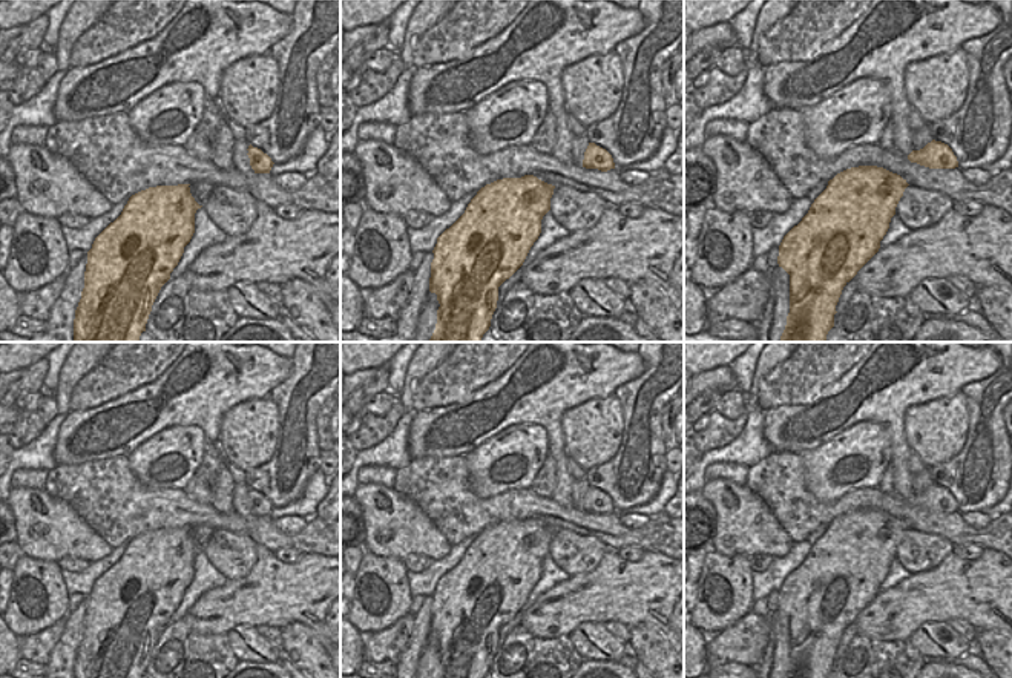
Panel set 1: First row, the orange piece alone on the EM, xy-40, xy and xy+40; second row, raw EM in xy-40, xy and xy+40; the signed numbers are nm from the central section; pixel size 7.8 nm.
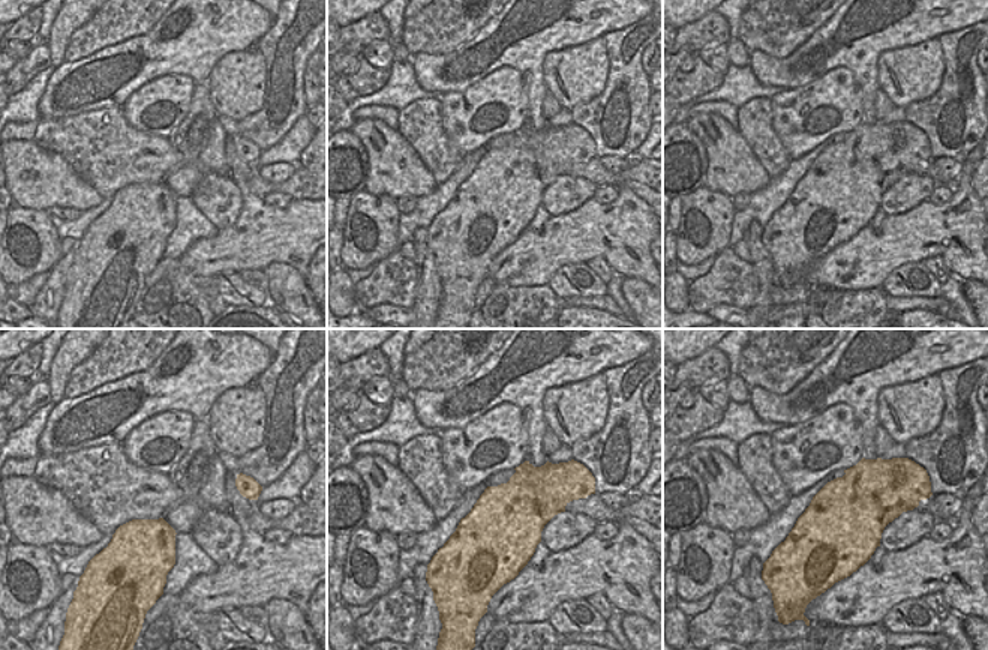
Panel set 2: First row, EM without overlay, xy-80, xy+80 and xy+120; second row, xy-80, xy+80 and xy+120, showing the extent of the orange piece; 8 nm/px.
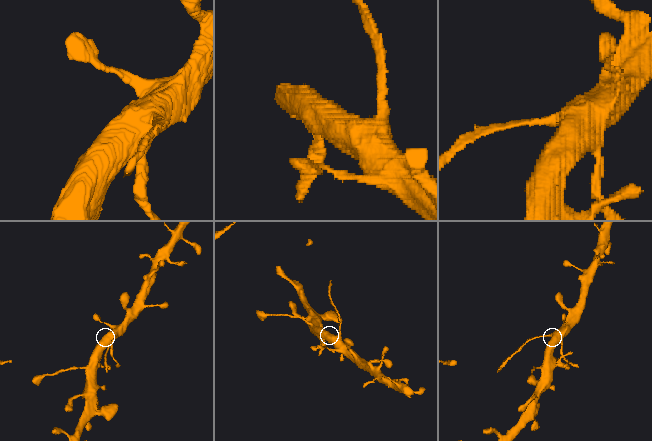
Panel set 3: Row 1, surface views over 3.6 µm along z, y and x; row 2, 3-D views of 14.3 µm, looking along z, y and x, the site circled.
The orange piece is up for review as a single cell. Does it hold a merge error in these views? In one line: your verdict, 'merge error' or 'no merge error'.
merge error

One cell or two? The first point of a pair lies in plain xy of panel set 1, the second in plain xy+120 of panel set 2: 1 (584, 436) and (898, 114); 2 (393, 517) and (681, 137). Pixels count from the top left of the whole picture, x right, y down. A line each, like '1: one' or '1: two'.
1: two
2: two

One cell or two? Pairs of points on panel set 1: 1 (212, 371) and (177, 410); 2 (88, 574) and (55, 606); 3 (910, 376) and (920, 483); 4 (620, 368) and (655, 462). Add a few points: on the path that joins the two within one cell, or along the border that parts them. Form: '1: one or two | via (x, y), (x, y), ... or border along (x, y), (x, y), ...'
1: one | via (204, 381), (184, 401)
2: two | border along (60, 571), (65, 589), (69, 594)
3: two | border along (913, 476), (914, 493)
4: two | border along (641, 358), (643, 371), (612, 393)

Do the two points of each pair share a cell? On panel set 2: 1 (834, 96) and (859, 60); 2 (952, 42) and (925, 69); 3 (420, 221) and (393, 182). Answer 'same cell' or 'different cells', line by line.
1: different cells
2: different cells
3: different cells

